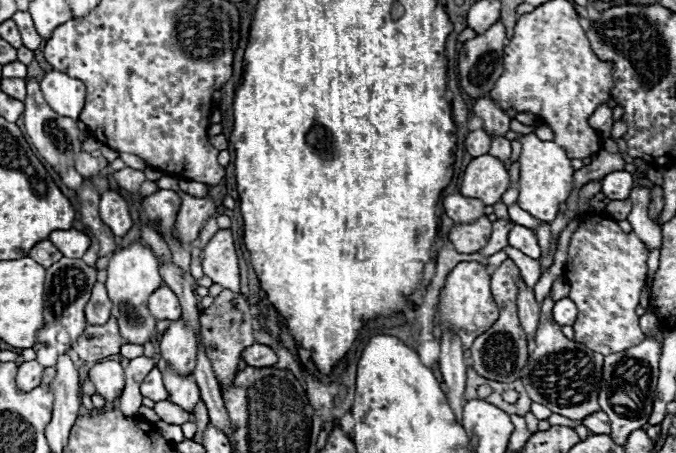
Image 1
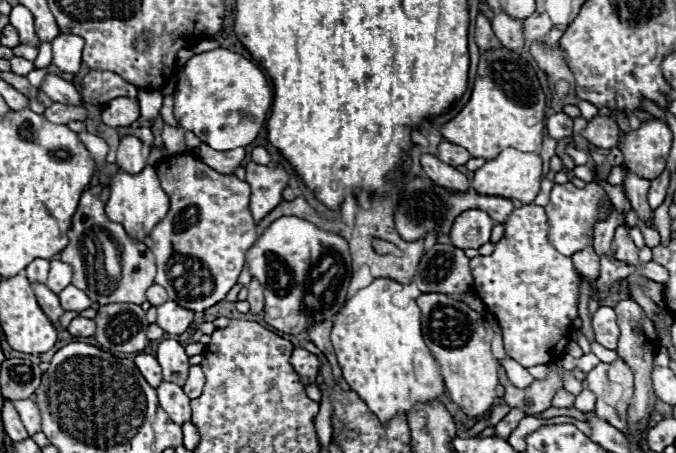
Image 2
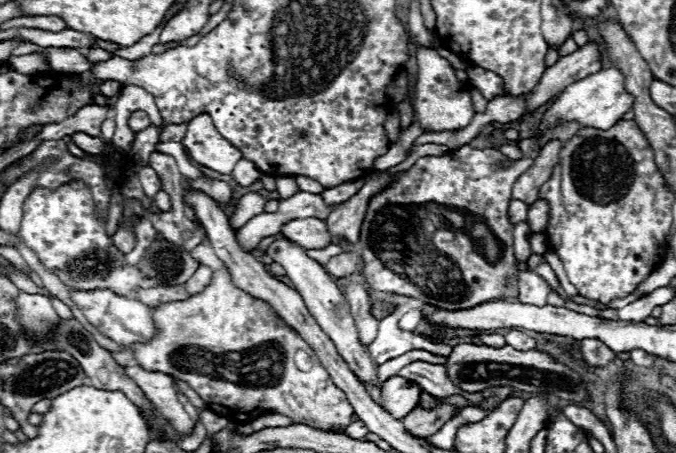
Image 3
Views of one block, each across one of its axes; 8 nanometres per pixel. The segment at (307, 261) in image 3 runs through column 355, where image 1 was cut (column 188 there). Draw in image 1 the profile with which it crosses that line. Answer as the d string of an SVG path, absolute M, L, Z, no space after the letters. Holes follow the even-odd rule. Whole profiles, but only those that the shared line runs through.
M180 318L170 324L160 340L160 354L178 374L192 374L196 366L198 338L196 332Z

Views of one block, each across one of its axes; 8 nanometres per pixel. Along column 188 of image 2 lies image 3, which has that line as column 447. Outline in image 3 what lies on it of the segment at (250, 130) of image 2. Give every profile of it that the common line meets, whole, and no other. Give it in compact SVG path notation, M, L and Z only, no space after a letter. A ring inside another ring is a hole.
M420 48L416 52L418 62L418 80L414 90L414 116L424 132L442 132L442 130L462 130L474 118L474 106L470 100L470 90L464 82L456 78L452 64L442 58L432 48Z

